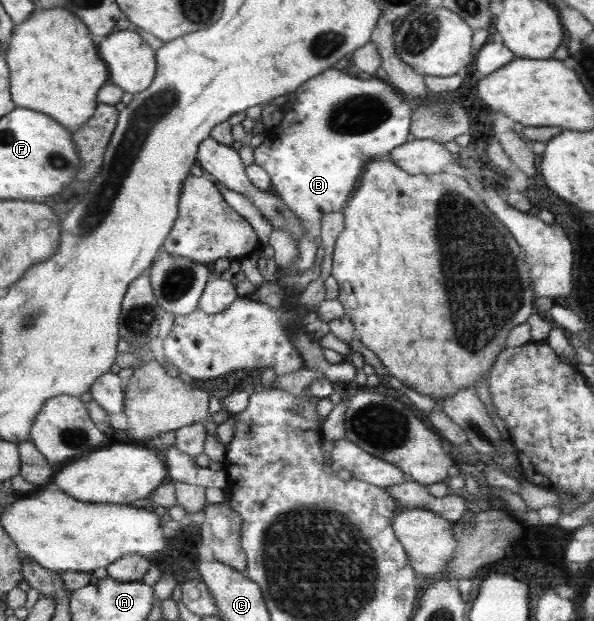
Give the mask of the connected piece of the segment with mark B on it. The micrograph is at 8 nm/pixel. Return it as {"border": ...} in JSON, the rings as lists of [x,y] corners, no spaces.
{"border":[[[326,69],[321,75],[308,79],[299,86],[294,95],[295,102],[285,103],[285,115],[281,123],[267,130],[265,141],[254,149],[254,164],[267,172],[275,195],[291,208],[291,212],[295,212],[304,229],[302,238],[296,243],[298,256],[290,263],[290,267],[276,271],[277,285],[281,285],[283,273],[301,275],[313,265],[317,248],[322,245],[321,216],[343,210],[365,165],[374,159],[386,158],[395,147],[400,147],[411,139],[412,106],[402,93],[384,79],[370,76],[360,78],[347,71]]]}

